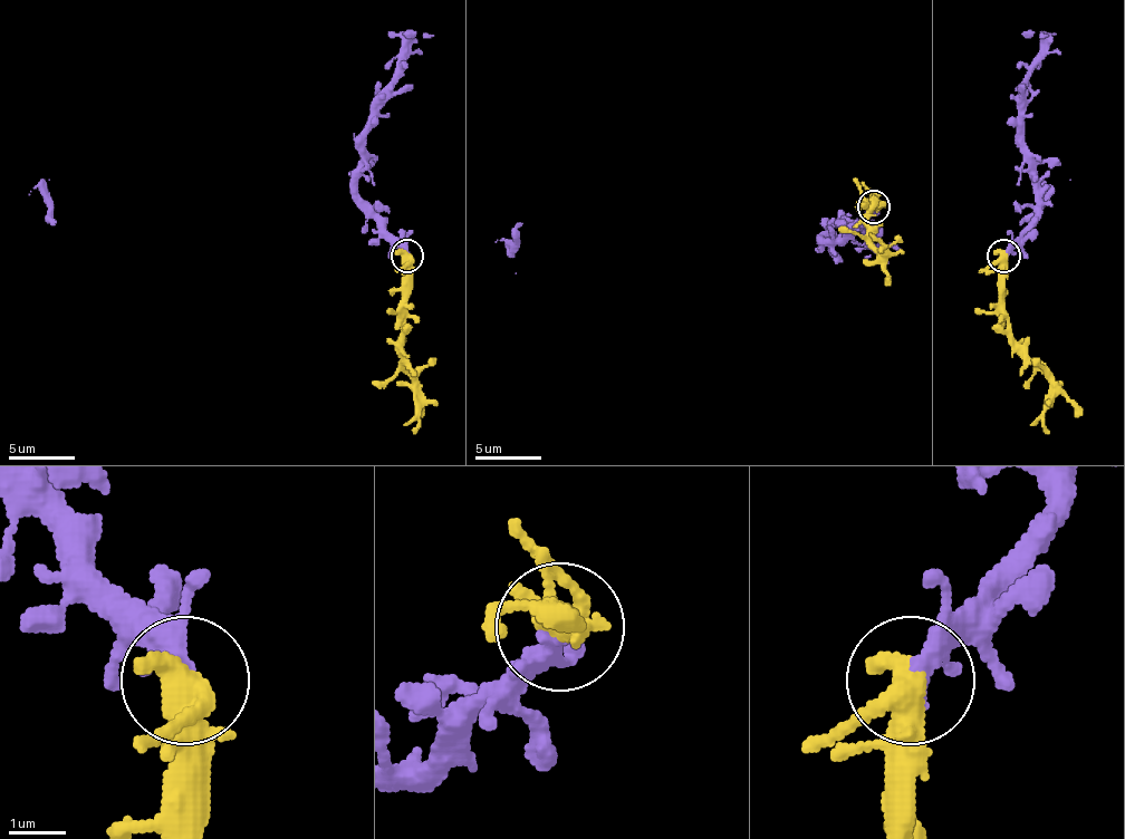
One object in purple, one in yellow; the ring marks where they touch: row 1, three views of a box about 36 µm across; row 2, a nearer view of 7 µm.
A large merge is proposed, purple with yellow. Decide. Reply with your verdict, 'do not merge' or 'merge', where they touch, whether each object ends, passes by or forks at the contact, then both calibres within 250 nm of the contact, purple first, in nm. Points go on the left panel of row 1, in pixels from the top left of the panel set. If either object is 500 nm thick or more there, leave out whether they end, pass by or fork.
merge; place (406, 256); calibres 280 and 650 nm

